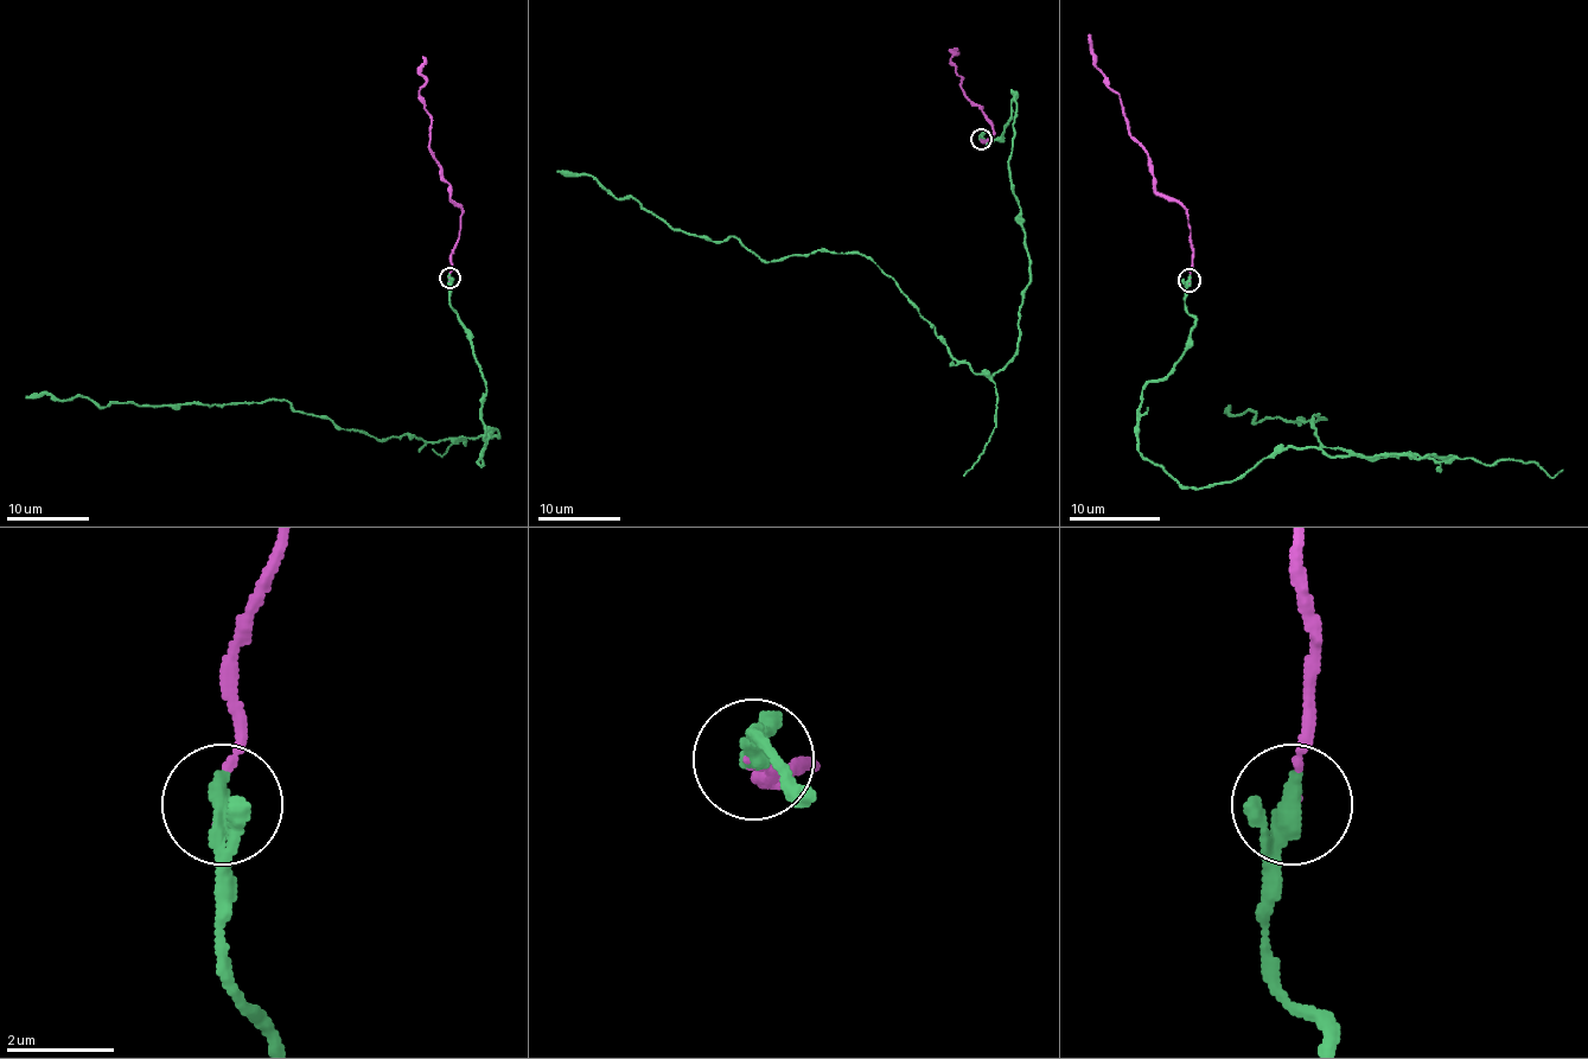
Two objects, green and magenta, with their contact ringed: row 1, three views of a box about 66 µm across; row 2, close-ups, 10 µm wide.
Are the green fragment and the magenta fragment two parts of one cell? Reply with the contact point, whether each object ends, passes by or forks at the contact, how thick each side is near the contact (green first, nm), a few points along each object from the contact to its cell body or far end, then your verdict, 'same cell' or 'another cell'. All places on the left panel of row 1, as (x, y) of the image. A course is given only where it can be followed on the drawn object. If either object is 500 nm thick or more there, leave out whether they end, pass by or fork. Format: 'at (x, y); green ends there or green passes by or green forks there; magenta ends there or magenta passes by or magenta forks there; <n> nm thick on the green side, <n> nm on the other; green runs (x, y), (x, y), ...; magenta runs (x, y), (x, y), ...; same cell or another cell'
at (450, 278); green passes by; magenta ends there; 320 nm thick on the green side, 100 nm on the other; green runs (448, 279), (448, 306), (486, 387), (480, 465), (498, 432), (378, 440), (286, 401), (25, 399); magenta runs (448, 276), (461, 215), (431, 146), (431, 113), (420, 89), (426, 82), (422, 56); same cell

